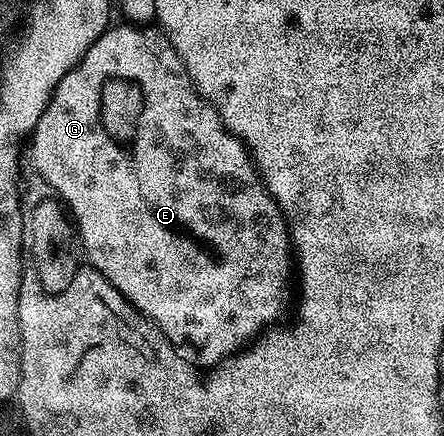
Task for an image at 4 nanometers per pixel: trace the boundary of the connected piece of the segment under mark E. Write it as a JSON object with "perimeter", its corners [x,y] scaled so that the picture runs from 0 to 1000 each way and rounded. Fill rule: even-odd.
{"perimeter":[[[286,50],[273,55],[270,64],[259,64],[259,60],[243,62],[241,71],[227,78],[227,87],[218,87],[218,96],[209,96],[209,106],[200,106],[200,115],[187,128],[187,138],[171,156],[155,161],[155,170],[146,170],[146,179],[137,179],[137,188],[124,200],[124,211],[169,211],[169,206],[264,206],[264,211],[236,211],[236,216],[245,216],[250,229],[268,229],[268,234],[264,234],[268,248],[264,248],[264,252],[250,252],[250,266],[264,261],[264,284],[268,284],[268,289],[264,289],[268,303],[264,303],[264,312],[255,312],[255,317],[264,317],[264,326],[268,326],[268,321],[282,326],[286,312],[291,312],[291,326],[304,326],[304,330],[309,330],[309,298],[318,298],[318,358],[264,358],[264,362],[115,362],[115,245],[106,239],[101,252],[92,261],[92,271],[83,280],[79,300],[65,321],[65,339],[70,330],[70,358],[79,365],[79,381],[74,381],[74,385],[81,397],[108,413],[110,422],[117,427],[122,447],[140,461],[149,484],[164,498],[164,514],[173,525],[176,548],[180,553],[187,548],[187,569],[196,576],[198,592],[205,594],[198,596],[203,612],[218,617],[218,622],[225,624],[225,628],[230,628],[236,640],[243,642],[243,647],[248,647],[248,651],[252,651],[252,656],[259,658],[302,706],[306,706],[309,713],[320,716],[333,734],[342,734],[342,739],[372,766],[376,782],[385,787],[392,798],[403,800],[408,821],[417,821],[417,830],[437,835],[441,846],[471,849],[491,835],[495,826],[509,823],[514,817],[523,814],[532,800],[554,791],[570,773],[590,764],[606,745],[613,745],[622,736],[617,732],[626,725],[628,713],[635,711],[637,677],[646,670],[646,628],[653,619],[658,626],[660,619],[655,546],[646,539],[646,509],[637,502],[637,491],[631,486],[626,472],[619,470],[619,456],[601,443],[601,429],[592,424],[592,413],[583,406],[583,392],[574,385],[574,376],[568,372],[565,356],[556,349],[556,339],[541,321],[536,321],[536,317],[532,317],[532,312],[525,310],[525,305],[514,303],[511,296],[505,294],[498,271],[484,259],[484,250],[477,248],[437,202],[432,202],[430,181],[421,174],[421,163],[408,142],[408,133],[399,124],[399,115],[390,115],[390,106],[376,94],[376,87],[367,80],[365,71],[349,60],[297,60]],[[277,206],[313,206],[313,211],[300,211],[304,220],[291,220],[291,225],[300,225],[300,229],[295,229],[300,243],[295,243],[291,257],[286,257],[286,248],[282,248],[282,239],[286,239],[282,225],[286,225],[286,220],[282,220]]]}

